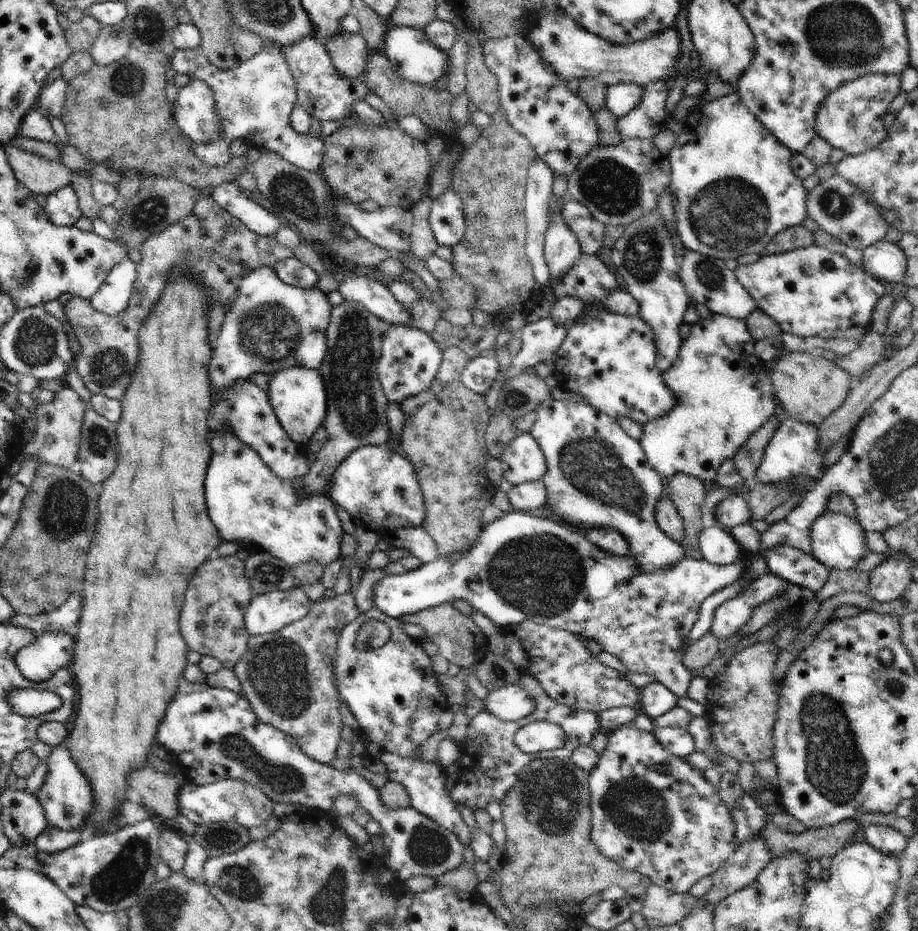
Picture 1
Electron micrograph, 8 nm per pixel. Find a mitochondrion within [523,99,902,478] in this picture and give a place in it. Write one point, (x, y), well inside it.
(737, 213)

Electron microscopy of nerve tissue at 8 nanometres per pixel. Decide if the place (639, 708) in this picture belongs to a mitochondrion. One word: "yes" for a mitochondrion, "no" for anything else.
no

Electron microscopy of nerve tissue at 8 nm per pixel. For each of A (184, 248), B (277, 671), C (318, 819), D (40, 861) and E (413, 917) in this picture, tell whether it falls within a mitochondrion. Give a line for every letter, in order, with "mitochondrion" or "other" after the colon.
A: mitochondrion
B: mitochondrion
C: other
D: other
E: other

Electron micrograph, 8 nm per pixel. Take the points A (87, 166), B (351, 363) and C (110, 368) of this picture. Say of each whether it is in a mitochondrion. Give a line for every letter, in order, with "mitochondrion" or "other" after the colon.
A: other
B: mitochondrion
C: mitochondrion

